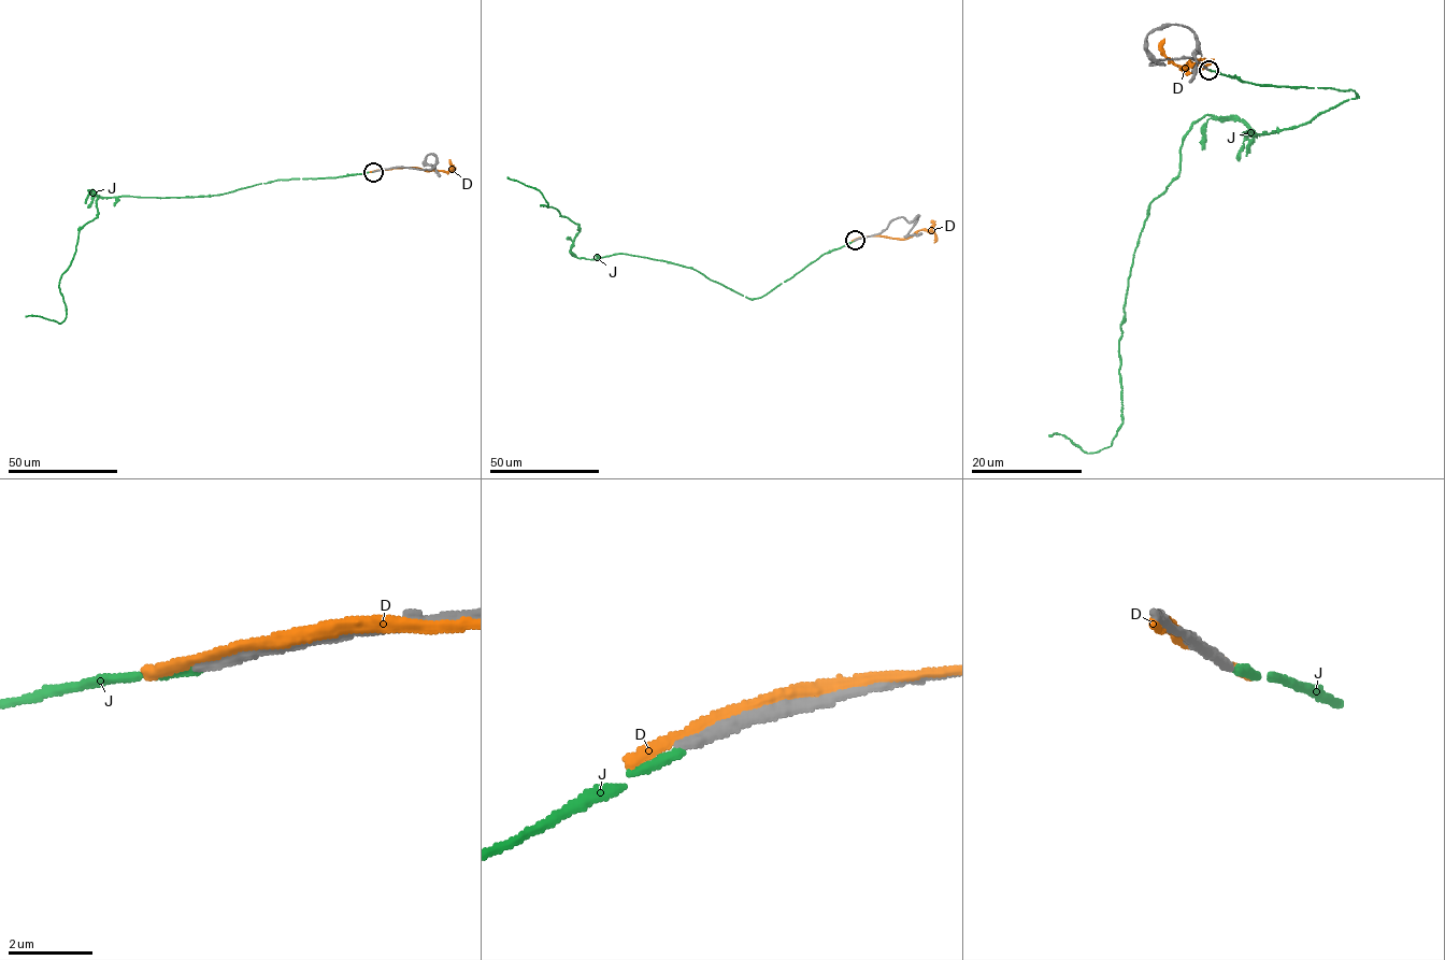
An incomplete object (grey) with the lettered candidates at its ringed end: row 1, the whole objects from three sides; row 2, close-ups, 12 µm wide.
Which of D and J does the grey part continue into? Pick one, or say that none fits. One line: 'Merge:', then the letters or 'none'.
Merge: J

